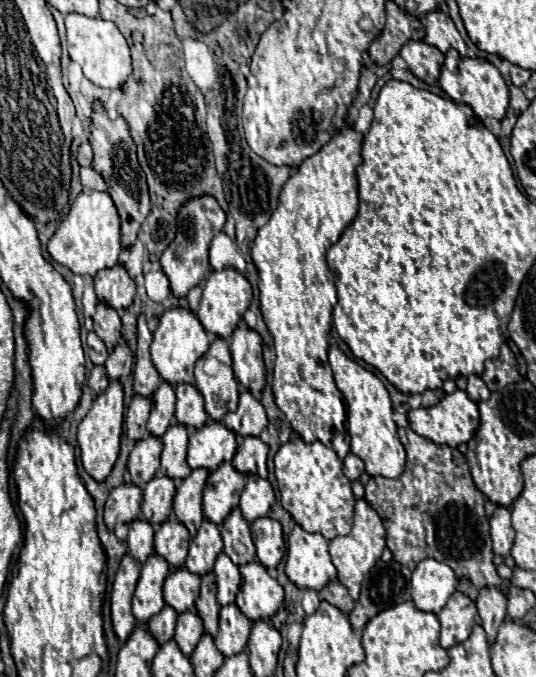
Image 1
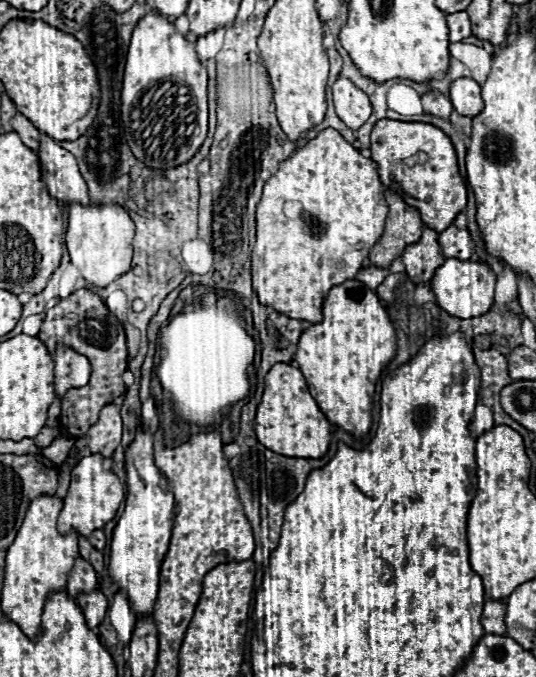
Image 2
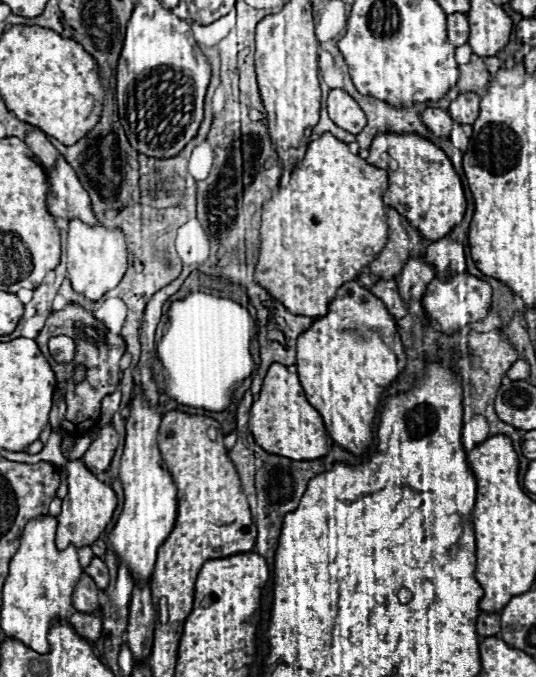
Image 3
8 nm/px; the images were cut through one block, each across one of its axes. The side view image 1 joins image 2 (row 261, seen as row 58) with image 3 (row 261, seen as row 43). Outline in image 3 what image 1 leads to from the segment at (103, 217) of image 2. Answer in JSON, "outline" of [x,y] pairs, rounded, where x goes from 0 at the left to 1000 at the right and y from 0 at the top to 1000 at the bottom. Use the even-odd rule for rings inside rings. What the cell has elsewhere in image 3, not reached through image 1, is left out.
{"outline":[[[134,325],[127,334],[127,357],[123,357],[123,378],[127,378],[127,414],[134,428],[153,434],[160,443],[187,443],[198,431],[220,422],[235,402],[235,357],[224,340],[198,340],[194,334],[160,334],[157,328]]]}

